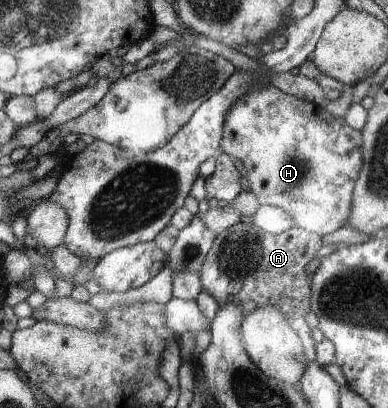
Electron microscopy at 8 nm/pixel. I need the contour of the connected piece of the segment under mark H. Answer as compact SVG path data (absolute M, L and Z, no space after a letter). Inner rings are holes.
M276 86L253 89L229 110L224 126L222 152L239 159L260 205L288 210L296 226L323 236L344 226L352 213L352 197L364 168L364 136L343 120L325 112L318 104L287 96Z

